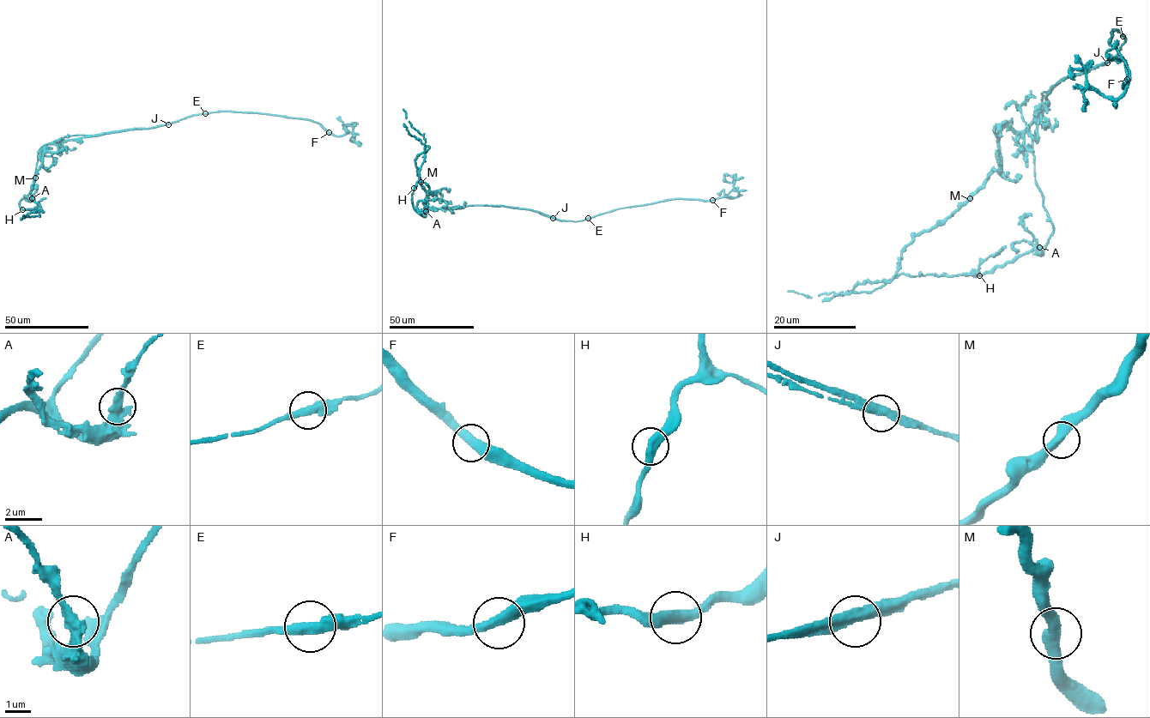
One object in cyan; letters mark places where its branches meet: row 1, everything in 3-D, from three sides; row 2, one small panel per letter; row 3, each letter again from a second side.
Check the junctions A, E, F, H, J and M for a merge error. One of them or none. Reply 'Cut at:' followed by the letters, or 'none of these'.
Cut at: J

